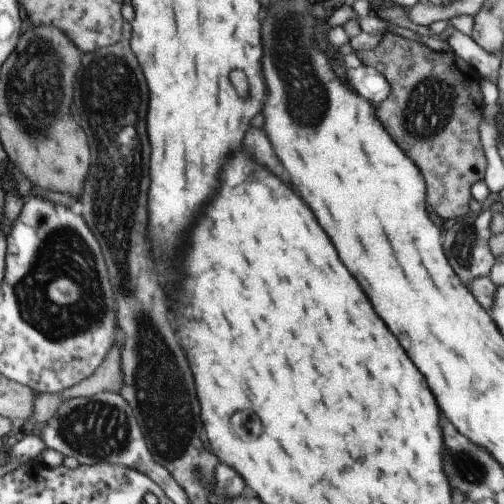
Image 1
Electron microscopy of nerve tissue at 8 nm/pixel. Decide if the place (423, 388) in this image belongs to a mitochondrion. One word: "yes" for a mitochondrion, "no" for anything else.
no

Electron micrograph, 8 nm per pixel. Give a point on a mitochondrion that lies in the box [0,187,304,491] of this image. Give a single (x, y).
(64, 255)

